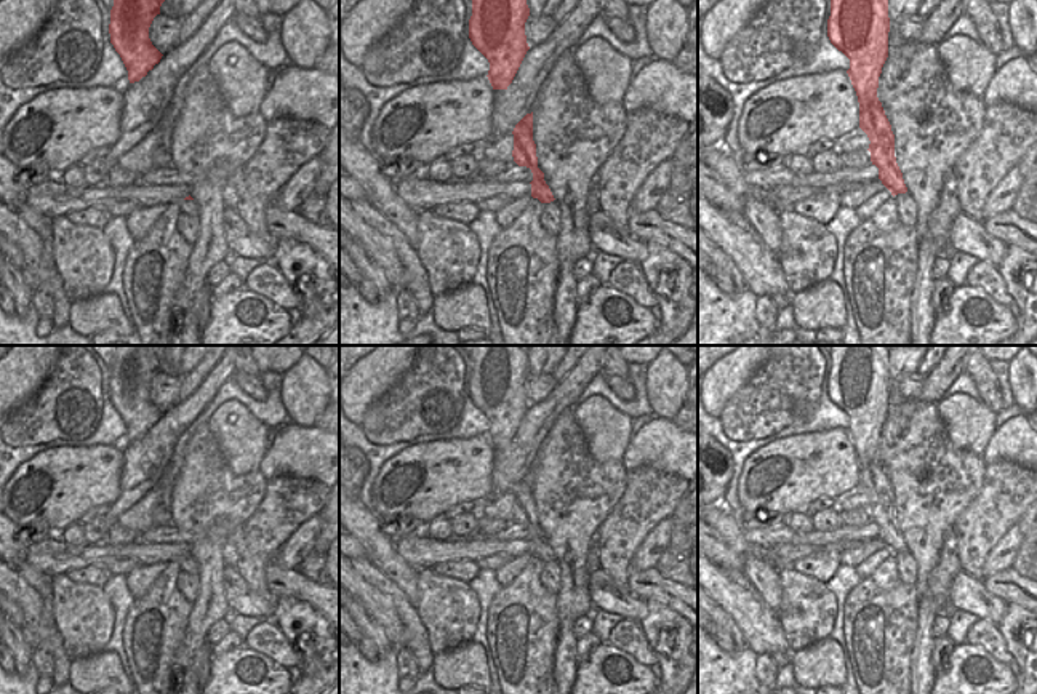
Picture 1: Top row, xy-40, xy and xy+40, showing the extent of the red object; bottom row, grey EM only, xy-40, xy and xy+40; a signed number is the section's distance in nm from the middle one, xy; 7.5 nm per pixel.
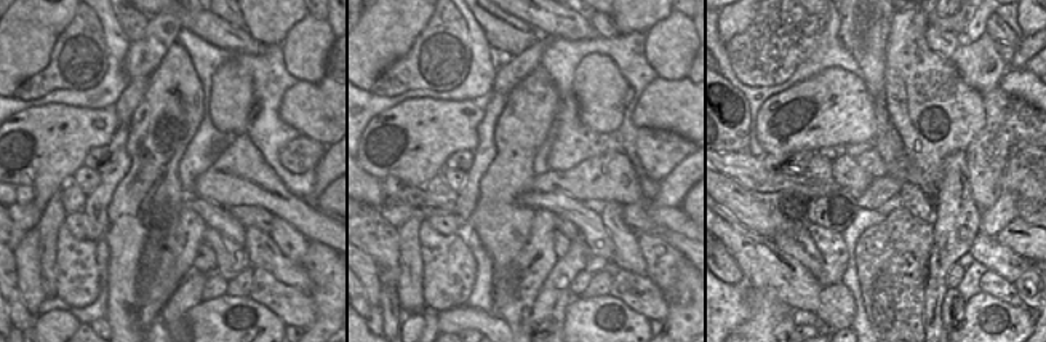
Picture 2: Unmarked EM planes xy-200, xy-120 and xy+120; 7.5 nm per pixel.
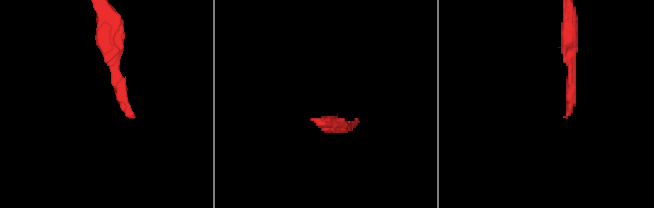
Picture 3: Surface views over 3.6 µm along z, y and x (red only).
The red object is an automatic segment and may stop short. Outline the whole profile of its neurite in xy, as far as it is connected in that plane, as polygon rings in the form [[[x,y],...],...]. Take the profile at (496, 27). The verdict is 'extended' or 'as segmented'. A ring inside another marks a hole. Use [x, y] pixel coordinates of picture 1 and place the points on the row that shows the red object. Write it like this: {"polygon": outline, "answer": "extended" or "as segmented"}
{"polygon": [[[472,0],[469,38],[488,59],[493,90],[507,90],[527,51],[527,0]]], "answer": "as segmented"}

